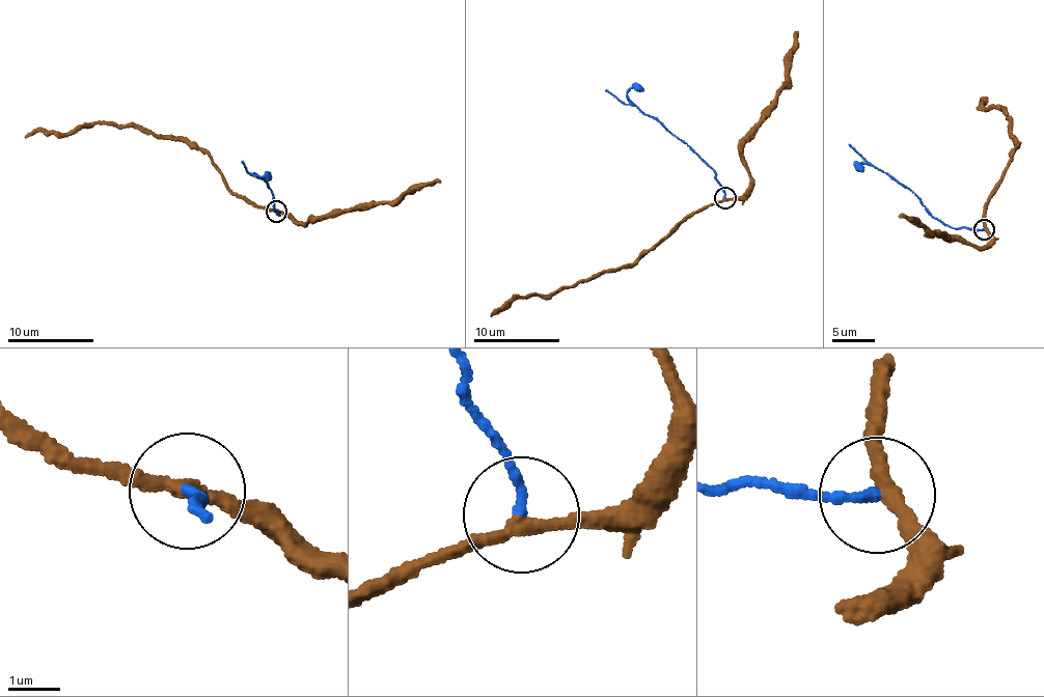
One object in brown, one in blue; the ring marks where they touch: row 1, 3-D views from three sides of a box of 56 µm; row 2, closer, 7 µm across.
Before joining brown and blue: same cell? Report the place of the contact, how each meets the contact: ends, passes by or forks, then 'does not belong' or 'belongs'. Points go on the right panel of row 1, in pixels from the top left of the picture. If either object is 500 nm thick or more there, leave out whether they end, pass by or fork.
(984, 229) | brown passes by | blue ends | does not belong

